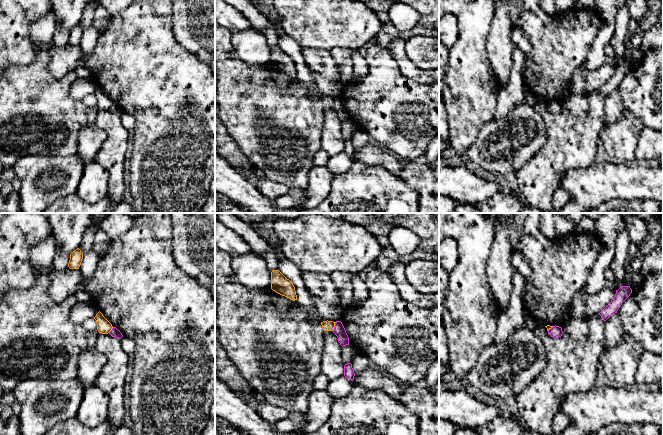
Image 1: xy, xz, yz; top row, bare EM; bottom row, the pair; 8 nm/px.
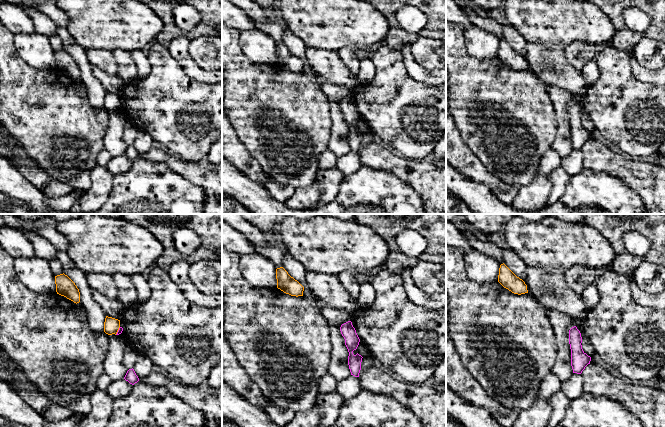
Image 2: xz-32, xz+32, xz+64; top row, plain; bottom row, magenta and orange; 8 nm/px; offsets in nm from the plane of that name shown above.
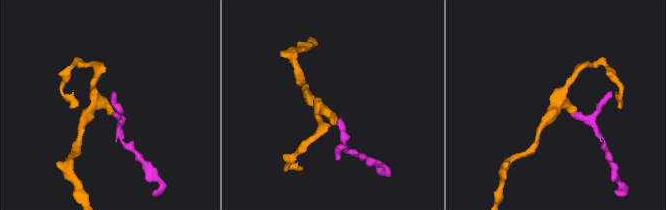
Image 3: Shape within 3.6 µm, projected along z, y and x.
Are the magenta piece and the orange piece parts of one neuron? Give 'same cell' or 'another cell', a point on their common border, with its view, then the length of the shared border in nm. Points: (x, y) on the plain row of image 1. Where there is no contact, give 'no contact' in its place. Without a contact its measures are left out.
same cell; meets magenta in xz at (335, 102); contact 80 nm long

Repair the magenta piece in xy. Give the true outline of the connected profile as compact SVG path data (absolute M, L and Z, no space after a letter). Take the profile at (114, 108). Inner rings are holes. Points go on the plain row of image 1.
M99 87L94 93L97 99L97 106L102 110L110 110L112 113L121 115L123 113L122 109L103 92Z

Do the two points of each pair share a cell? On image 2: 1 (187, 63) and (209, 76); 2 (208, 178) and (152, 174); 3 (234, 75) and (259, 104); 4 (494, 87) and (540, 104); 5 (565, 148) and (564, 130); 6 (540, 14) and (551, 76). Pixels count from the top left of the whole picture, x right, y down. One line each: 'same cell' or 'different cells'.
1: same cell
2: different cells
3: same cell
4: same cell
5: same cell
6: different cells

